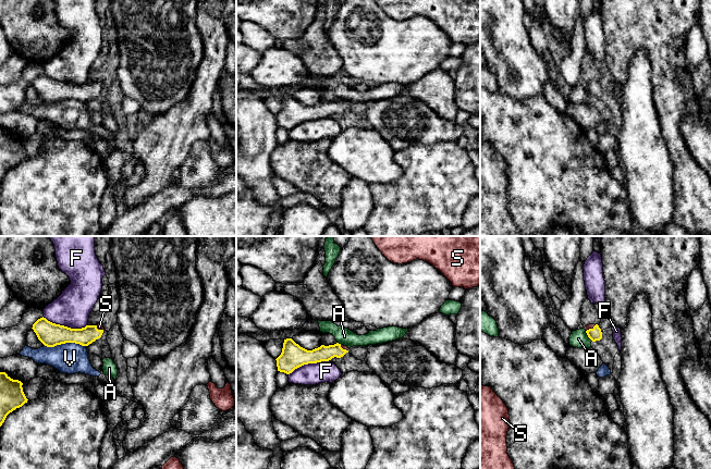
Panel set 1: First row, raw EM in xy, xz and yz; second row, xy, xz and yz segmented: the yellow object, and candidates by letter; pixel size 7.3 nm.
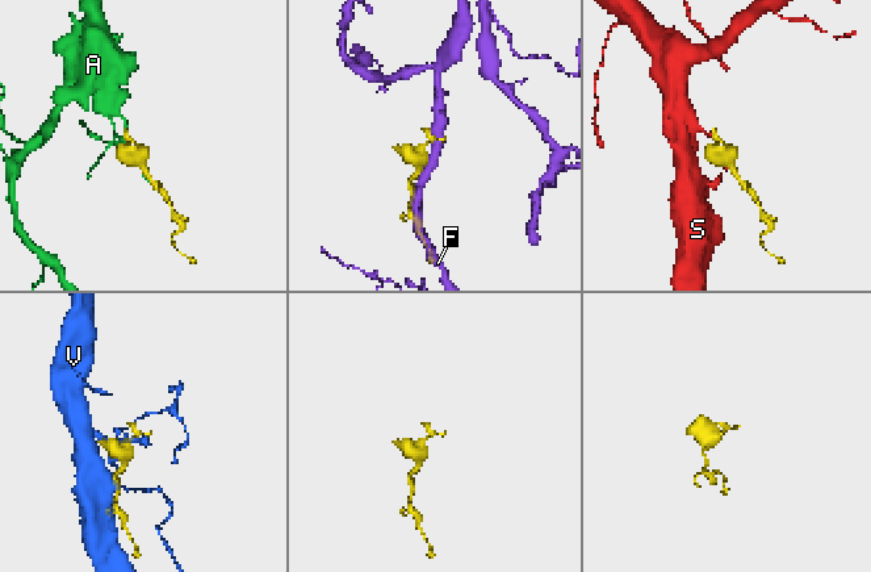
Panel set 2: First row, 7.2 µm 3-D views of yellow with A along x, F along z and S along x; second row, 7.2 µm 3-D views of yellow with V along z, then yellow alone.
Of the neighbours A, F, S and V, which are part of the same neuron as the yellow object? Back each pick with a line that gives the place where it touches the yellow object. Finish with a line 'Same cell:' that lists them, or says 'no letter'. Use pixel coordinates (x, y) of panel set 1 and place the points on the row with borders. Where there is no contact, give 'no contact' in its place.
S: contact yz (590, 329)
Same cell: S

